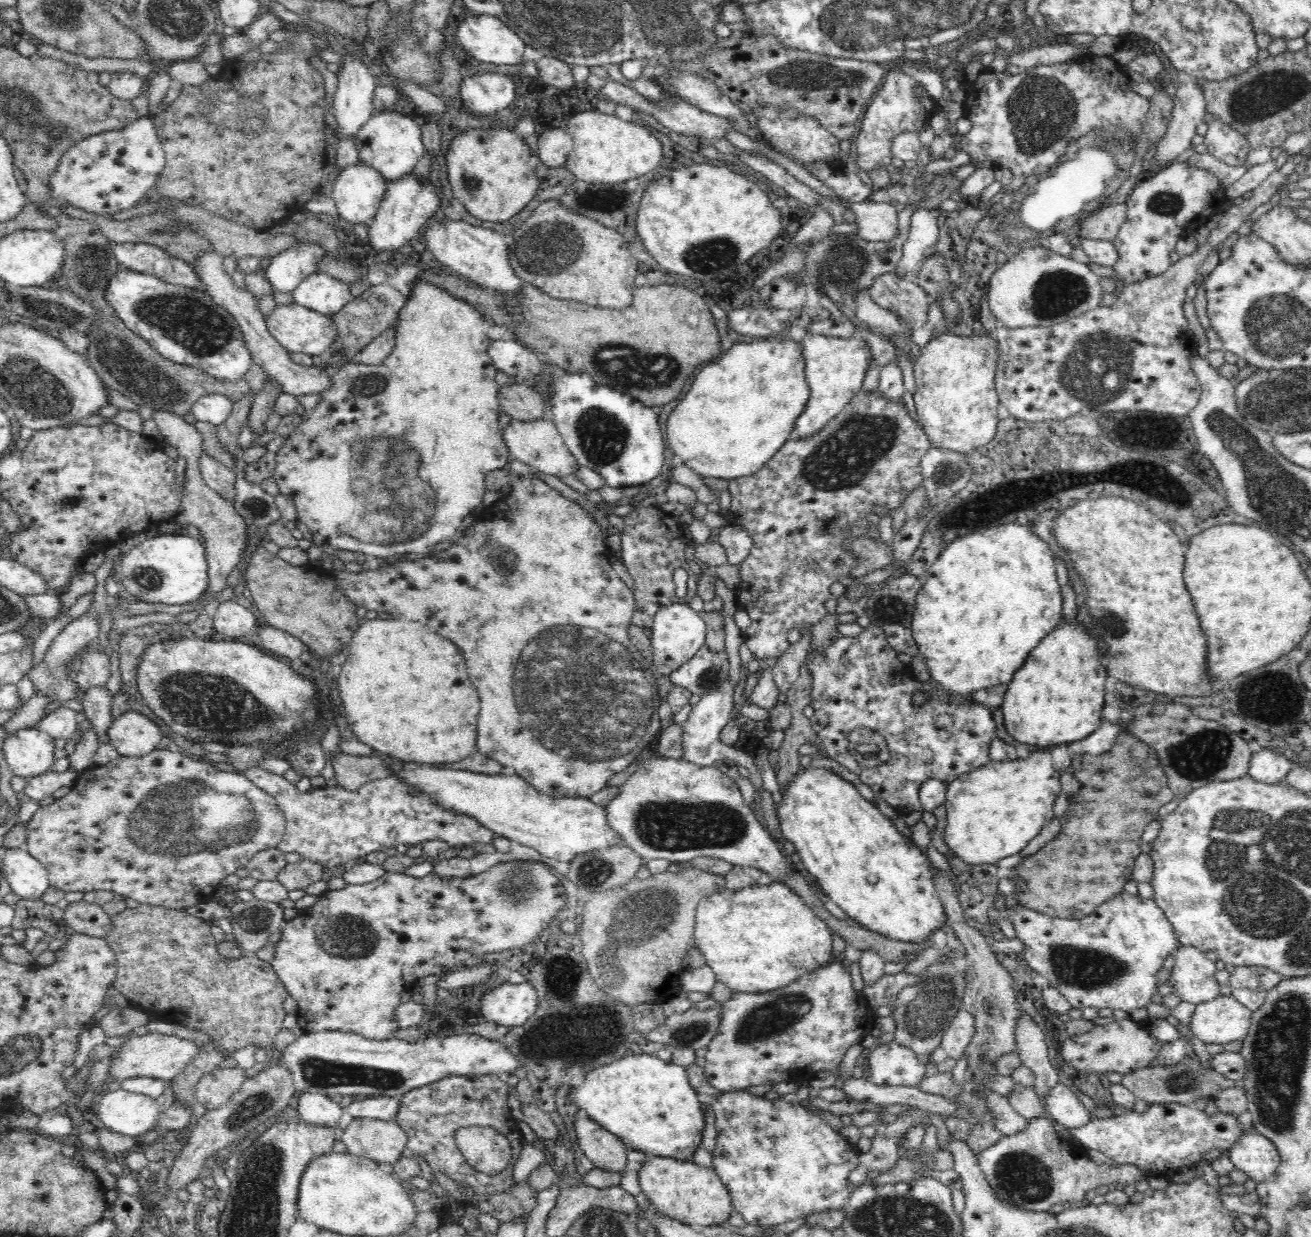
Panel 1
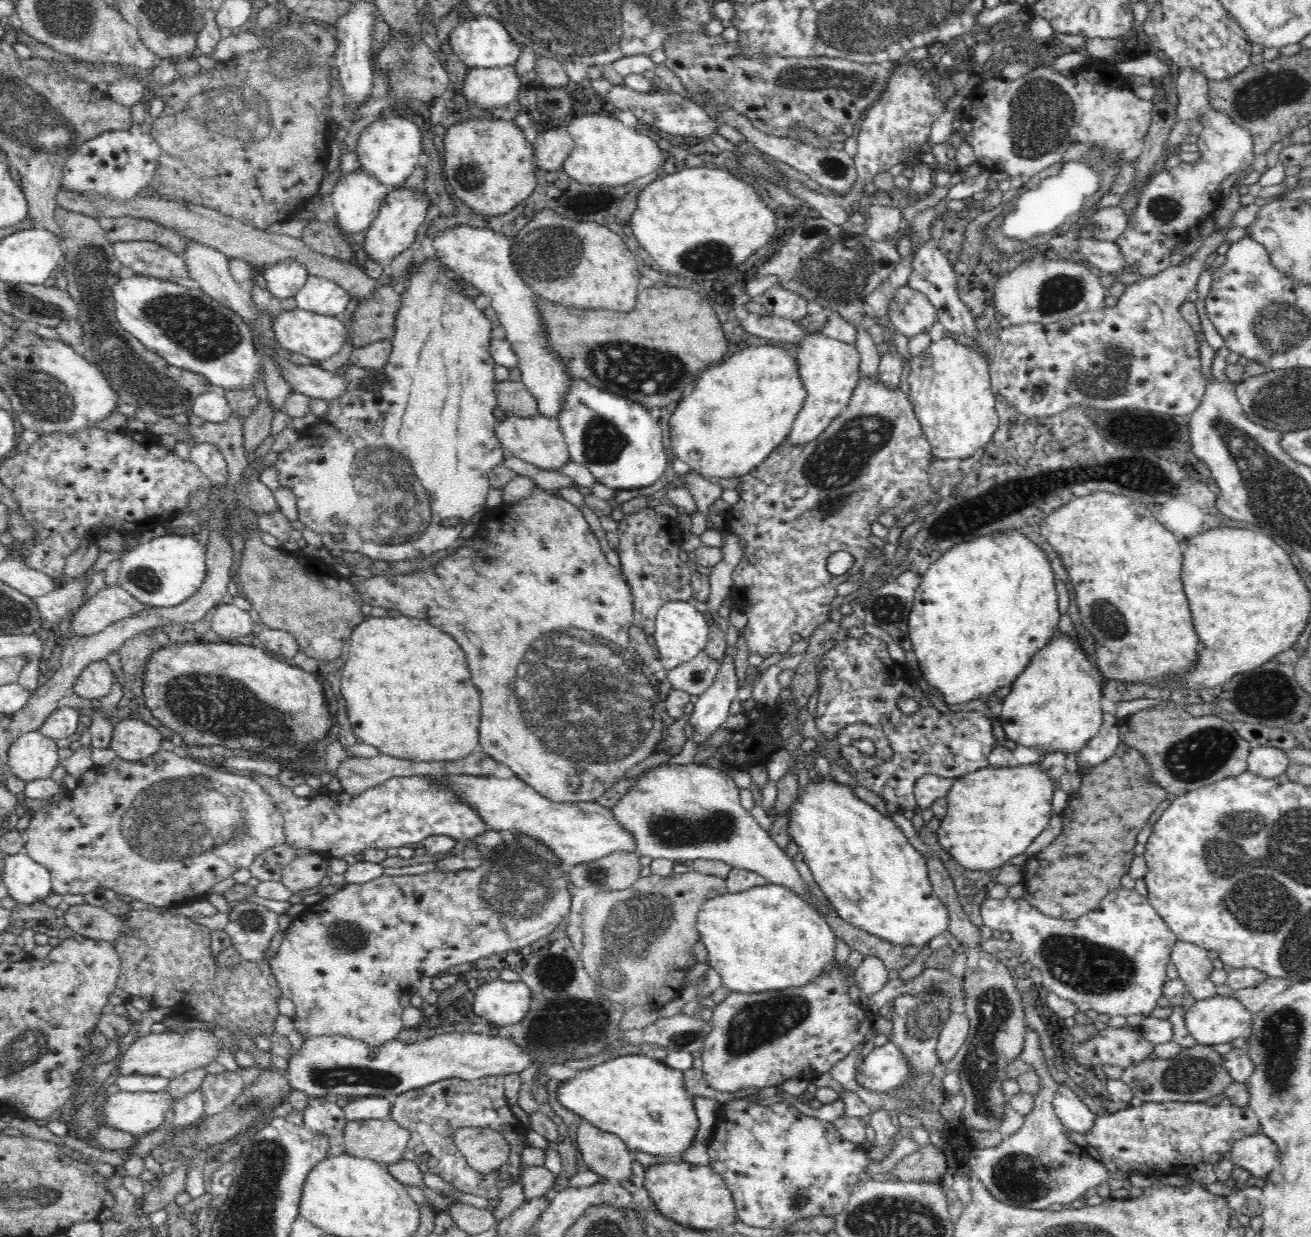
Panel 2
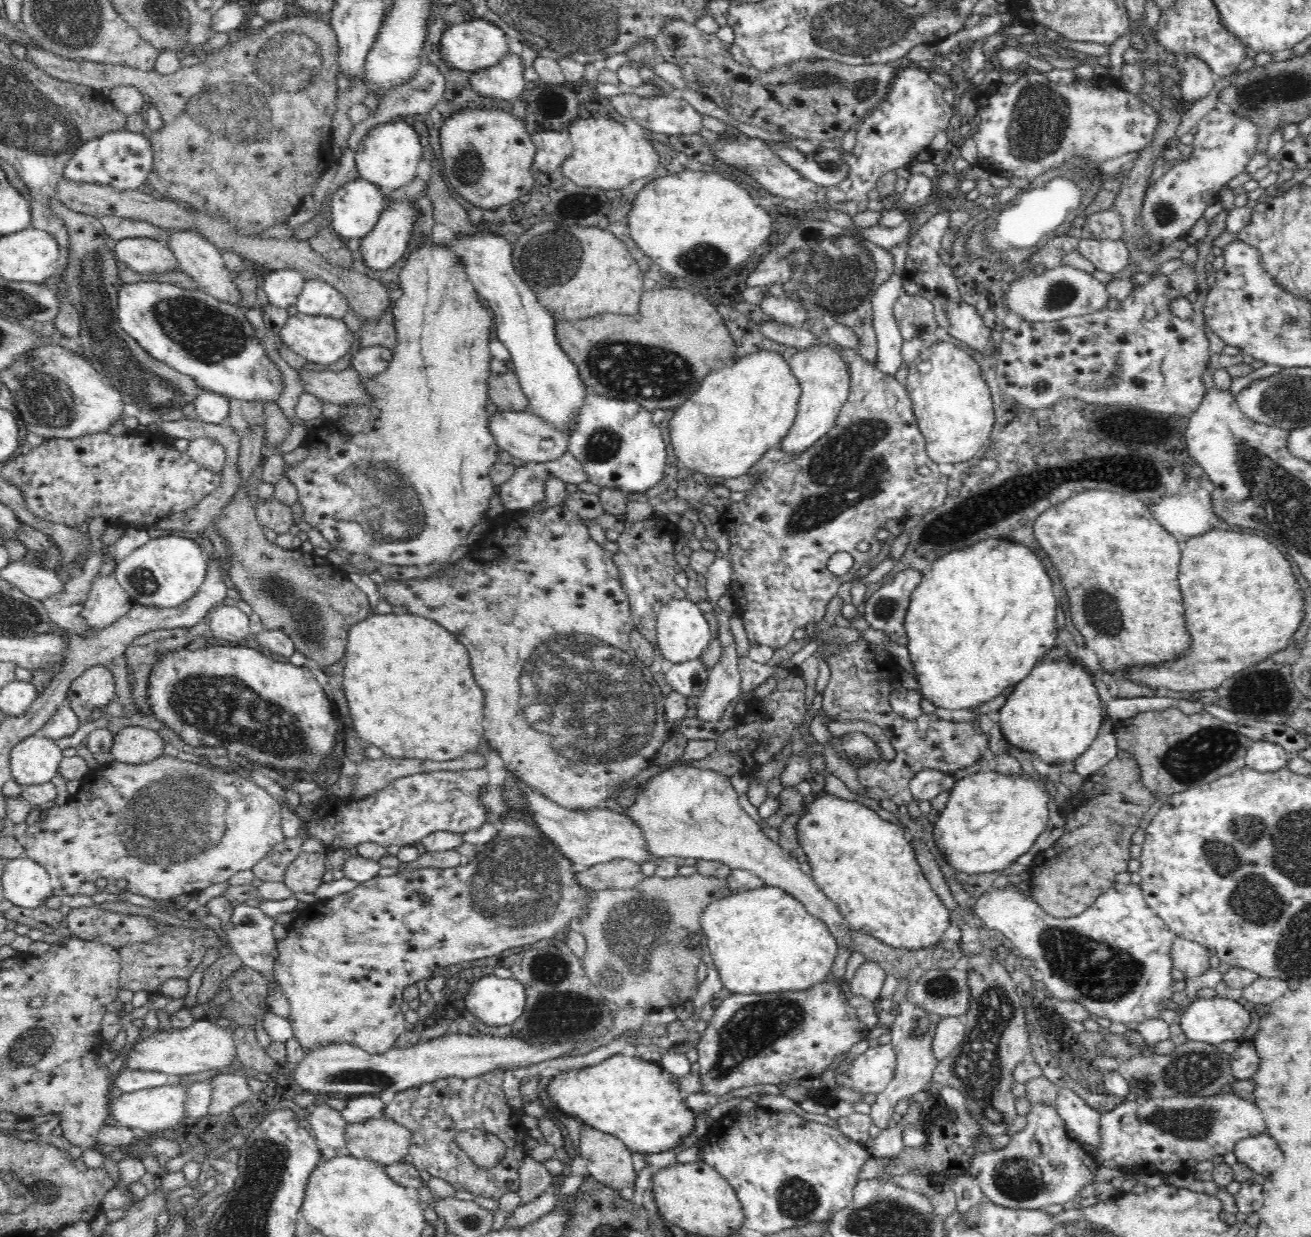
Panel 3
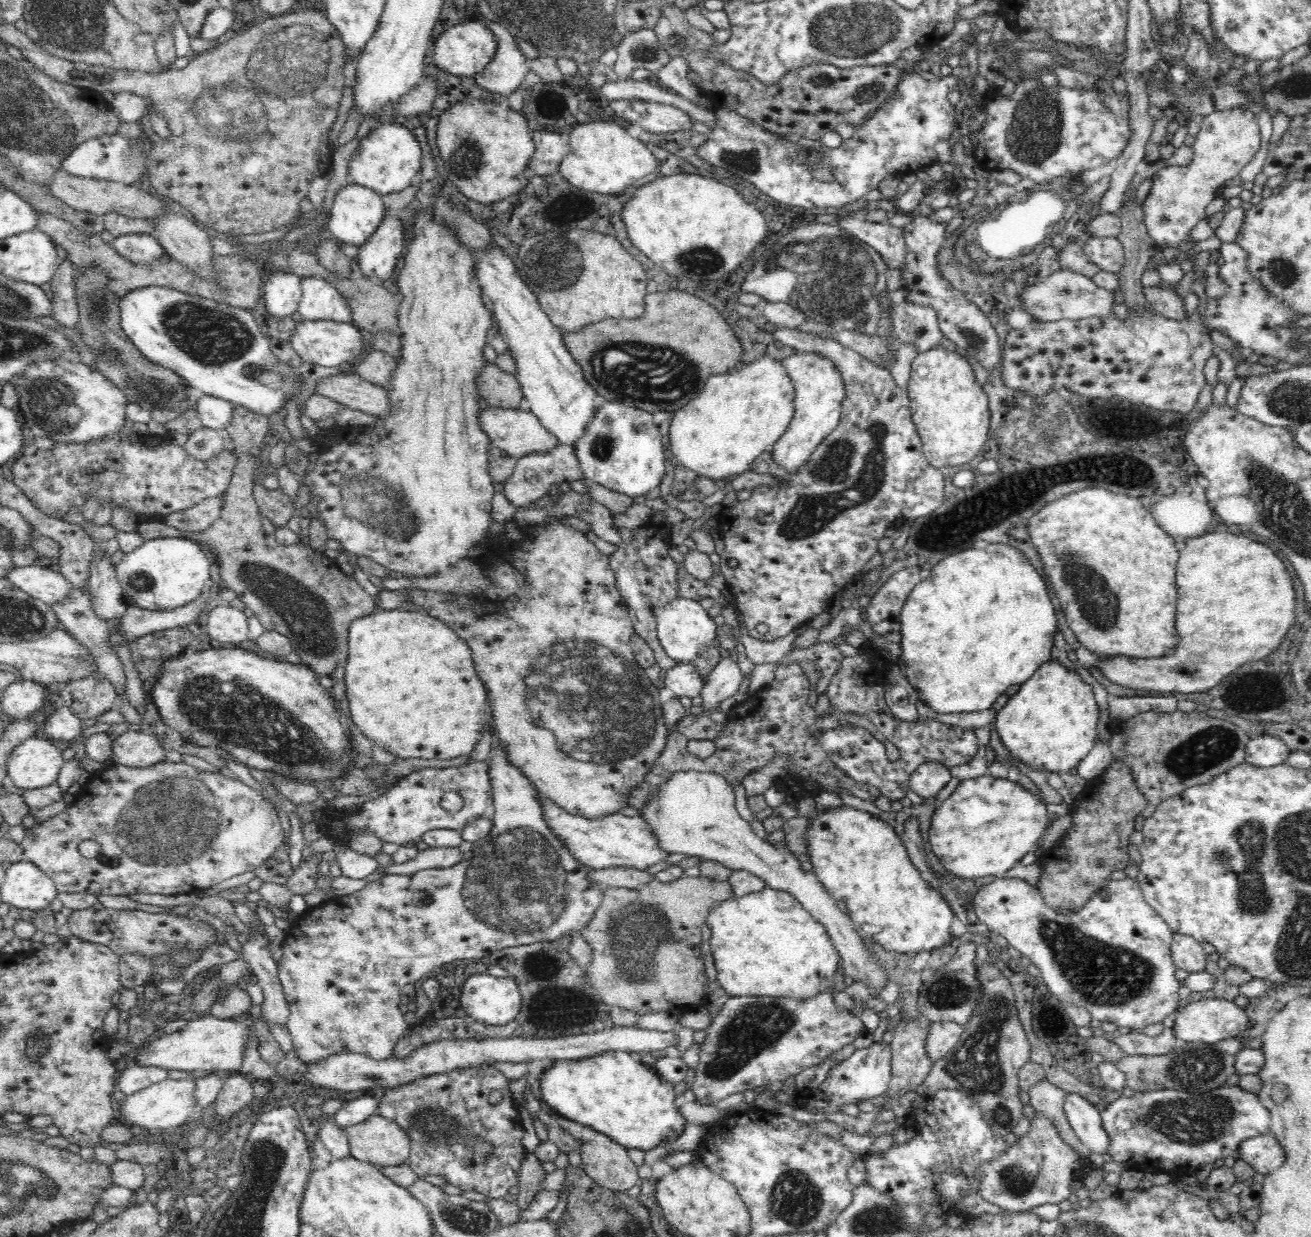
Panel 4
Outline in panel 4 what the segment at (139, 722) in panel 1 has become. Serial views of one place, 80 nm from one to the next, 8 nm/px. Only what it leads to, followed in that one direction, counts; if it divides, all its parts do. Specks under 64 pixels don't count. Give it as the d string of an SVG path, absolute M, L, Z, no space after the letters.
M128 730L113 741L114 764L124 767L147 768L166 760L167 749L153 733Z

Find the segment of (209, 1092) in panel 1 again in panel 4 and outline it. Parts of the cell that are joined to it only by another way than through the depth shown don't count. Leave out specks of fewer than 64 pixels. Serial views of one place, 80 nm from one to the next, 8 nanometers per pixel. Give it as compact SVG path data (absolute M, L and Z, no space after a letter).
M232 1073L224 1080L224 1083L224 1087L215 1101L215 1112L227 1120L224 1125L224 1128L227 1128L233 1126L231 1118L254 1099L253 1079L241 1073Z

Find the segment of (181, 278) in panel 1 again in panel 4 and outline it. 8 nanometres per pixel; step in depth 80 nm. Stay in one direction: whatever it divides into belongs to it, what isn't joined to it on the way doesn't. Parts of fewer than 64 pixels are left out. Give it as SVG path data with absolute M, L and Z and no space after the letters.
M126 233L114 237L111 245L120 255L138 265L155 261L166 253L165 248L159 243L156 237L148 235L148 233Z

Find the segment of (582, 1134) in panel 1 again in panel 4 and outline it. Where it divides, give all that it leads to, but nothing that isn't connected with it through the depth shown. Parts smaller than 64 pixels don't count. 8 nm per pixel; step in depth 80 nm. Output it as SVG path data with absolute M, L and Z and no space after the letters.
M598 1132L591 1142L581 1147L581 1167L600 1186L614 1191L627 1191L641 1184L638 1166L628 1157L627 1148Z

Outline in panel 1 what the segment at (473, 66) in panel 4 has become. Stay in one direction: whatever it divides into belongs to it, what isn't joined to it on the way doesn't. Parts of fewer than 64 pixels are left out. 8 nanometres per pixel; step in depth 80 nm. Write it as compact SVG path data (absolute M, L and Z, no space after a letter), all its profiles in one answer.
M475 15L456 28L458 46L466 55L486 64L522 64L524 47L519 34L497 17Z

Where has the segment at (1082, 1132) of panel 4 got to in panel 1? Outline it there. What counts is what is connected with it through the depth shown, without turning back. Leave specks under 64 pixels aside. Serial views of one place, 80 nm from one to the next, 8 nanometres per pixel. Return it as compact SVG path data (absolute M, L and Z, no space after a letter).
M1063 1080L1051 1089L1044 1108L1056 1123L1066 1129L1082 1128L1091 1119L1090 1112Z

